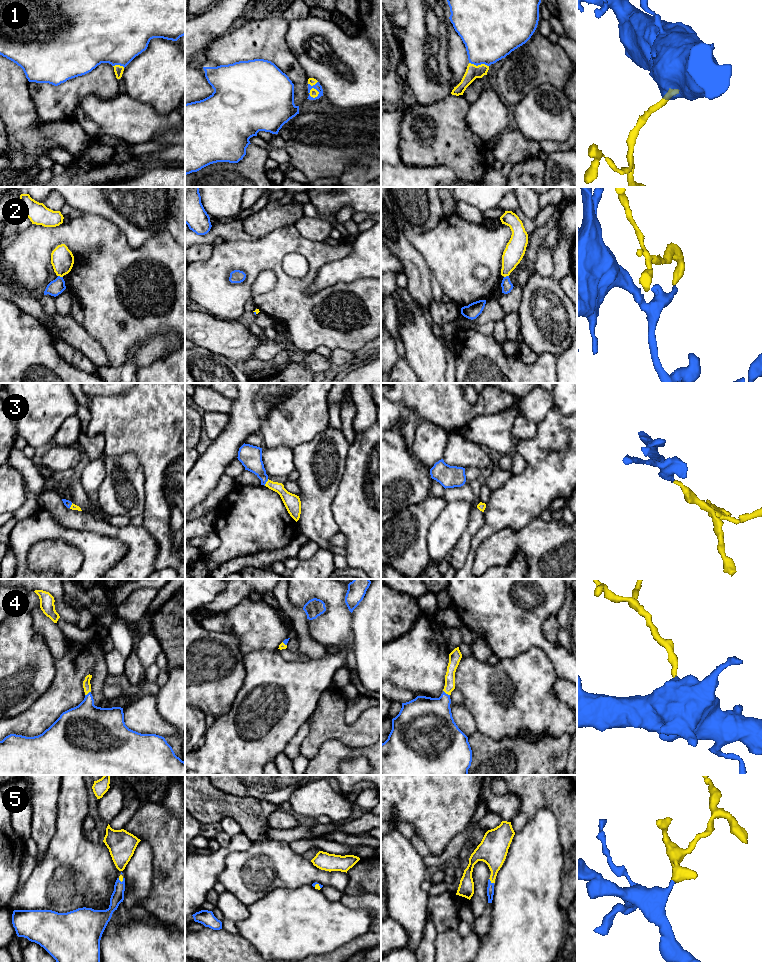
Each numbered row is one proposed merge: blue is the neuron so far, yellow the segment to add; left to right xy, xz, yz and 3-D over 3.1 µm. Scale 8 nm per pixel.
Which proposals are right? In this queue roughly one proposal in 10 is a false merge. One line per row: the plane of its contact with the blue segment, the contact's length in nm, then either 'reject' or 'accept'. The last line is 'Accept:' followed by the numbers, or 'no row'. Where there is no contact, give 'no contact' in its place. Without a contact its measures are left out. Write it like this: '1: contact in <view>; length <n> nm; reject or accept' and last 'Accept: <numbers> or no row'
1: contact in xz; length 150 nm; accept
2: contact in xy; length 40 nm; accept
3: contact in xz; length 70 nm; accept
4: contact in yz; length 70 nm; accept
5: contact in yz; length 60 nm; accept
Accept: 1, 2, 3, 4, 5

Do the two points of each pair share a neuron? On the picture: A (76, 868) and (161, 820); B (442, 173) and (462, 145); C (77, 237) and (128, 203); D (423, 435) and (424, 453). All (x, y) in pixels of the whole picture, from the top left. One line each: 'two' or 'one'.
A: two
B: two
C: two
D: one

